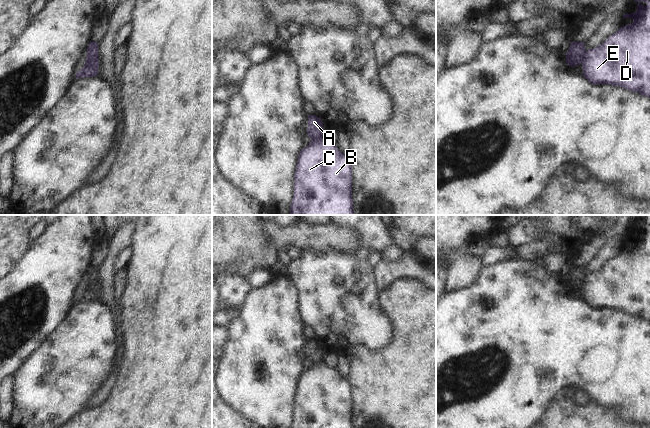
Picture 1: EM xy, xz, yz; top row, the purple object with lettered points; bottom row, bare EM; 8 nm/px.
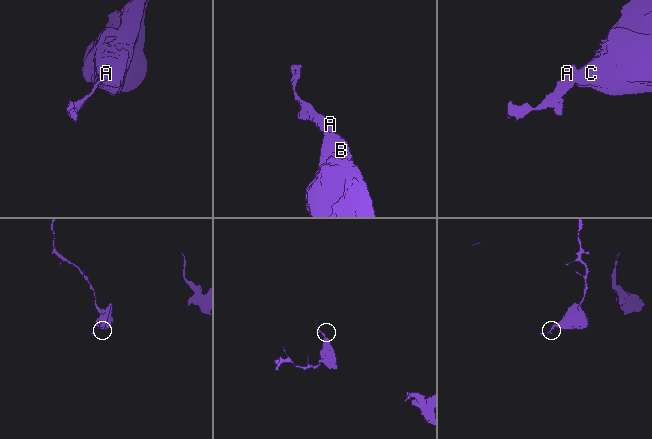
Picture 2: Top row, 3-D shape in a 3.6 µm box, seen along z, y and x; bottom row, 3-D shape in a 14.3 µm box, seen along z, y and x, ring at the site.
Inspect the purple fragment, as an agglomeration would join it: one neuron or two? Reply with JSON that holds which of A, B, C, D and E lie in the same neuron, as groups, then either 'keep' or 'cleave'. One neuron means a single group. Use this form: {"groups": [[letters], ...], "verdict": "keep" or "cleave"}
{"groups": [["A"], ["B", "C", "D", "E"]], "verdict": "cleave"}

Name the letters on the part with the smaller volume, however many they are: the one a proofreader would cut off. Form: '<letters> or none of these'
A

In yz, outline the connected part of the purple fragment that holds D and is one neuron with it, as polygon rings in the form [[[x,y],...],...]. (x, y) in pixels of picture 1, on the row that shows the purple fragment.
[[[634,0],[637,2],[637,11],[623,14],[623,18],[632,18],[633,23],[621,28],[596,48],[586,51],[583,58],[583,76],[594,85],[609,84],[620,86],[637,92],[642,96],[650,97],[650,0]]]

